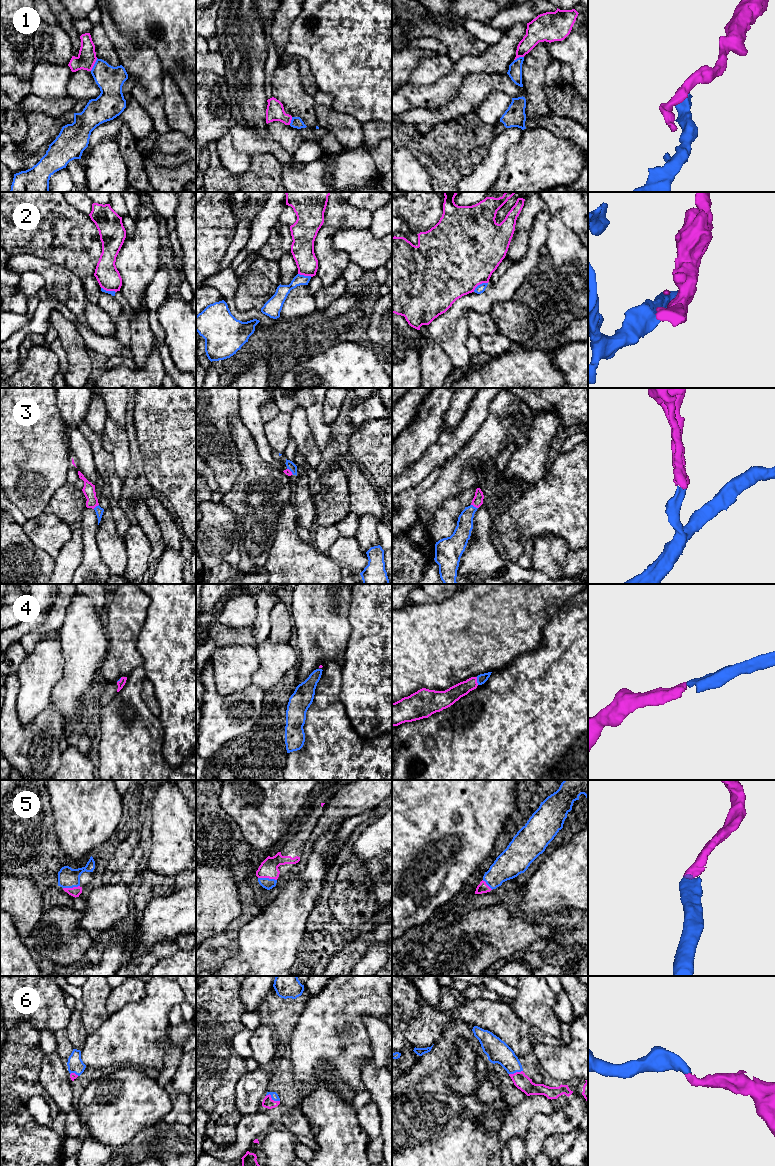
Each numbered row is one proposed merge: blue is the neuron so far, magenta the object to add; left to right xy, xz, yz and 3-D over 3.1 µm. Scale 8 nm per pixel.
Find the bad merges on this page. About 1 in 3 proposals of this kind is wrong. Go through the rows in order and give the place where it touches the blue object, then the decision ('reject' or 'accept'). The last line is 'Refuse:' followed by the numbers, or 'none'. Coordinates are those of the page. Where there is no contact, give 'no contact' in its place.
1: xy (94, 64) | reject
2: yz (480, 284) | reject
3: yz (473, 506) | accept
4: yz (477, 681) | accept
5: xz (267, 878) | accept
6: xz (272, 1098) | accept
Refuse: 1, 2

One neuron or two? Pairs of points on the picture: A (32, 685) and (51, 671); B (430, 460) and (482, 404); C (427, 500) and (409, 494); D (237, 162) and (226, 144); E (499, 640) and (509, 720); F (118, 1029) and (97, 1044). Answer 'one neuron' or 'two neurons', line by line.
A: one neuron
B: one neuron
C: two neurons
D: one neuron
E: two neurons
F: one neuron

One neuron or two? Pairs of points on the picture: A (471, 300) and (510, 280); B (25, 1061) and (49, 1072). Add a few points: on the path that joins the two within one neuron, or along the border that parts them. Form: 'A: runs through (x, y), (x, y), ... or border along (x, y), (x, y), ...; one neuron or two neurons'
A: runs through (481, 300), (488, 300), (500, 290); one neuron
B: border along (44, 1055), (41, 1061), (39, 1082), (46, 1091); two neurons

